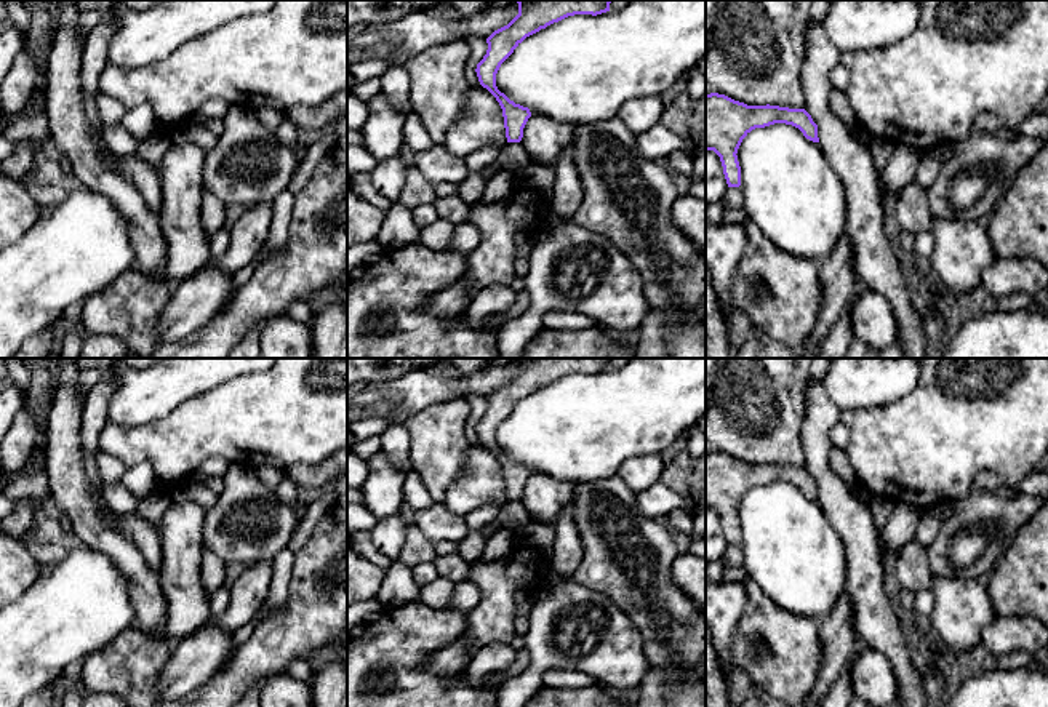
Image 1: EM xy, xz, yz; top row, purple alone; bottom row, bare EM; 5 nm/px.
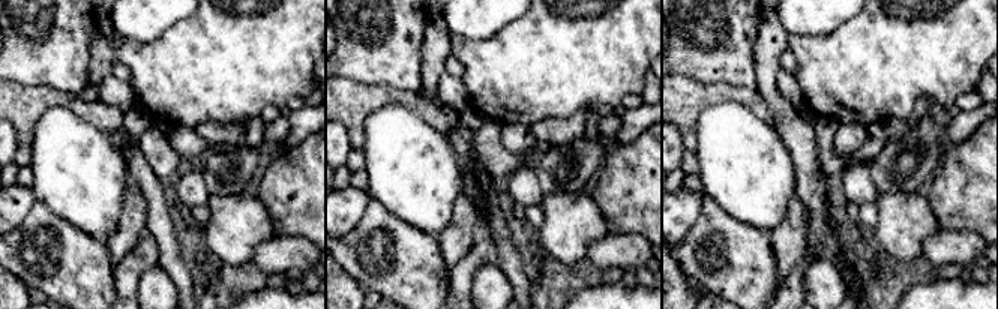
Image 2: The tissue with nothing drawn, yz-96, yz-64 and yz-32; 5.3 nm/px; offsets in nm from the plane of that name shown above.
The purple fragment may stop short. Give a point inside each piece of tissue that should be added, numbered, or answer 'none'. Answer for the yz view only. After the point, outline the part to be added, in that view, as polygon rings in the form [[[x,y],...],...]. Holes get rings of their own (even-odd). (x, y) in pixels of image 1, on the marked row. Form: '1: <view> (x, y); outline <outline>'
none

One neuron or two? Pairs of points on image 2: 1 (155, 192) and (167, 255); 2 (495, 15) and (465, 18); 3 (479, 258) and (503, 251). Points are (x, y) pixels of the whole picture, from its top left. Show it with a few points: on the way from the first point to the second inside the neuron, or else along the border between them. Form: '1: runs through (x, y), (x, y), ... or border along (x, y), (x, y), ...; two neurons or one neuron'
1: runs through (158, 207), (159, 224), (167, 240); one neuron
2: runs through (488, 15), (473, 15); one neuron
3: border along (486, 228), (494, 246), (494, 260); two neurons

